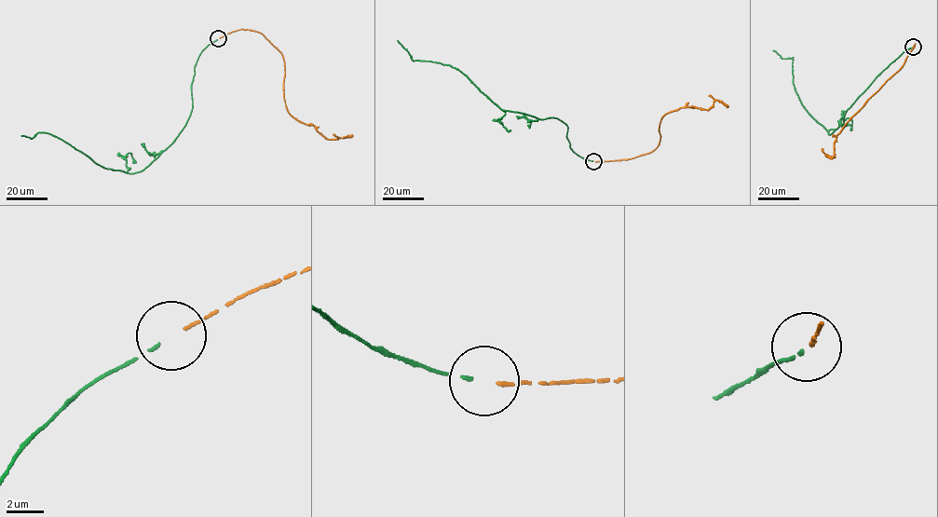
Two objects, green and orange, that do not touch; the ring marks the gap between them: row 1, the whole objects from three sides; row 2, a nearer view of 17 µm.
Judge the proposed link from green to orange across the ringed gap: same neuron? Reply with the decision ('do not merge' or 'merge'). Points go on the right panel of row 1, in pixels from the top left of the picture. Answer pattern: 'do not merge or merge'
merge

